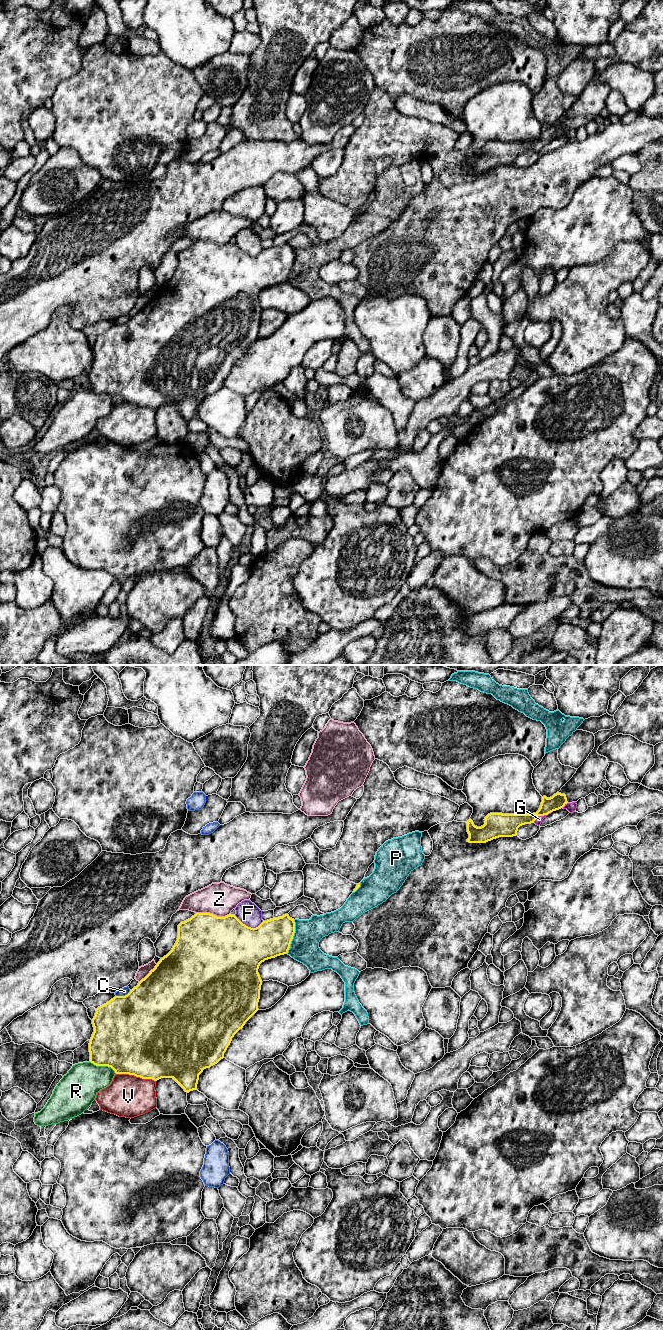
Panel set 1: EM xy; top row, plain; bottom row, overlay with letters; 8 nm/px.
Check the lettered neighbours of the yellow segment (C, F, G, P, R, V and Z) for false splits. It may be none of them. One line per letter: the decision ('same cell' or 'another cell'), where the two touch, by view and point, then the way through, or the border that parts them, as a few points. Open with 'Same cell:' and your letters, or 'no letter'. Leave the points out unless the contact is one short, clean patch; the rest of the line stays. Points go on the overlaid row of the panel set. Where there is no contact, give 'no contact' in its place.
Same cell: no letter
C: another cell | xy (123, 996)
F: another cell | xy (249, 927)
G: another cell | xy (539, 815) | along xy (546, 814), (539, 815), (533, 822)
P: another cell | xy (292, 937)
R: another cell | xy (103, 1065)
V: another cell | xy (136, 1076)
Z: another cell | xy (212, 914)

